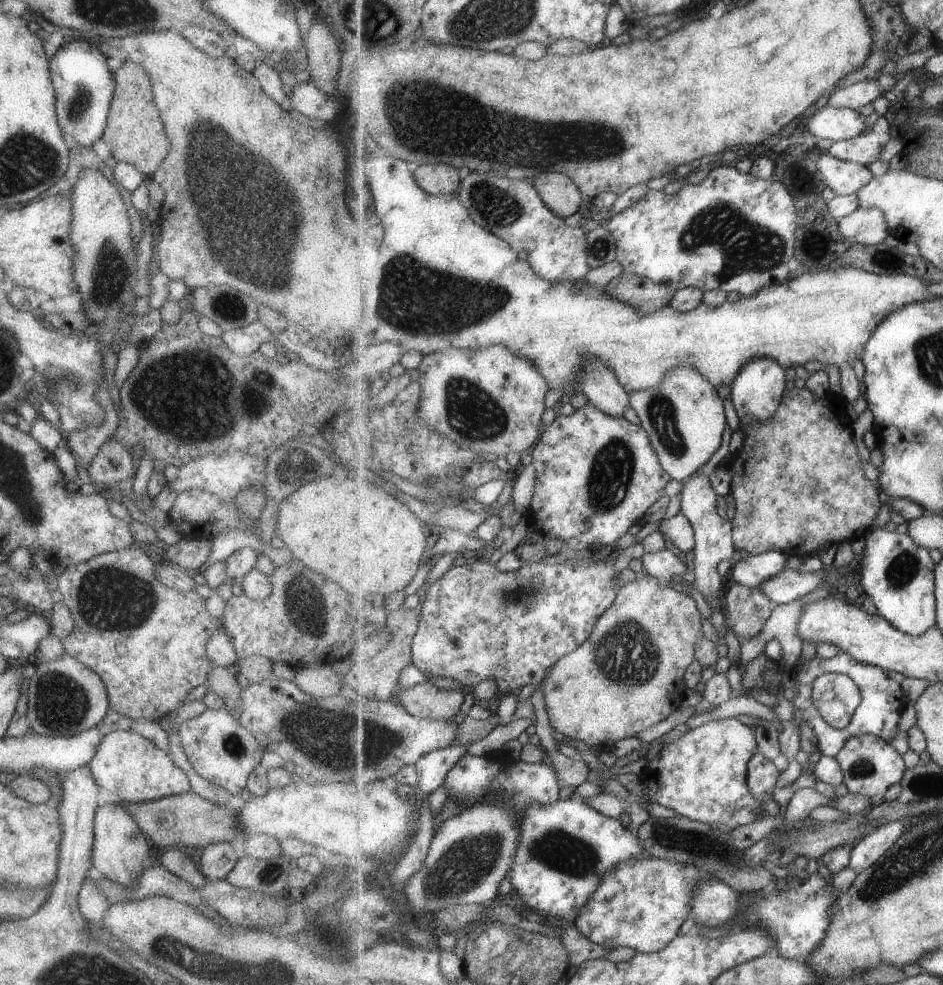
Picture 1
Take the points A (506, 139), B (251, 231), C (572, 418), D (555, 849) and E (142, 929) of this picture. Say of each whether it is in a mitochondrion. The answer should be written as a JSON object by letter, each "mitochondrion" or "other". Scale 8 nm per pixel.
{"A":"mitochondrion","B":"mitochondrion","C":"other","D":"mitochondrion","E":"other"}

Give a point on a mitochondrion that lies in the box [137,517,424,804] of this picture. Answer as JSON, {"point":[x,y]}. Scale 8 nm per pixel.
{"point":[348,743]}

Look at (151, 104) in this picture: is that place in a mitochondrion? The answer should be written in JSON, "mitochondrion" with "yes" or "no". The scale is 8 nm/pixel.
{"mitochondrion":"no"}

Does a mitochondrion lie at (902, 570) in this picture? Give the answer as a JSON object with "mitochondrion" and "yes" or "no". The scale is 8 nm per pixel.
{"mitochondrion":"yes"}

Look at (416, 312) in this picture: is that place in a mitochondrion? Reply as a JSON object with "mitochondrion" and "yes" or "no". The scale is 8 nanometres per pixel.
{"mitochondrion":"yes"}

